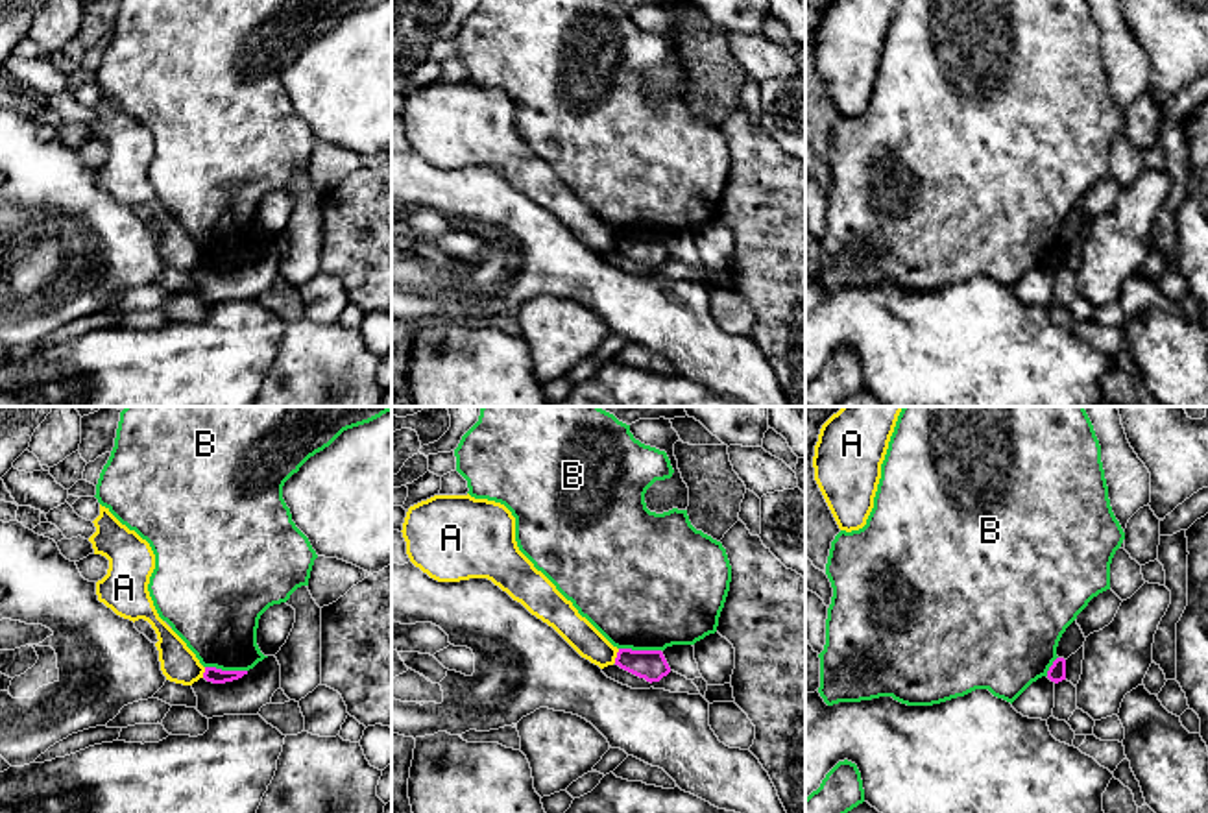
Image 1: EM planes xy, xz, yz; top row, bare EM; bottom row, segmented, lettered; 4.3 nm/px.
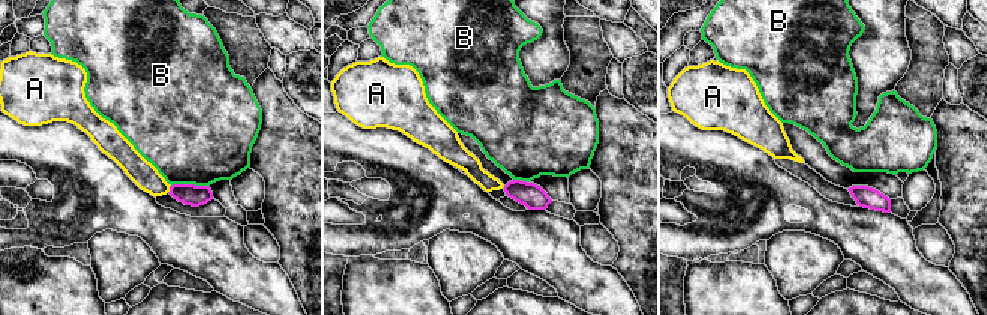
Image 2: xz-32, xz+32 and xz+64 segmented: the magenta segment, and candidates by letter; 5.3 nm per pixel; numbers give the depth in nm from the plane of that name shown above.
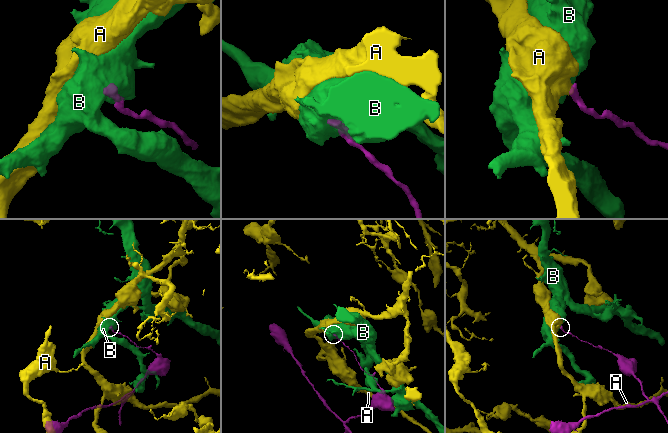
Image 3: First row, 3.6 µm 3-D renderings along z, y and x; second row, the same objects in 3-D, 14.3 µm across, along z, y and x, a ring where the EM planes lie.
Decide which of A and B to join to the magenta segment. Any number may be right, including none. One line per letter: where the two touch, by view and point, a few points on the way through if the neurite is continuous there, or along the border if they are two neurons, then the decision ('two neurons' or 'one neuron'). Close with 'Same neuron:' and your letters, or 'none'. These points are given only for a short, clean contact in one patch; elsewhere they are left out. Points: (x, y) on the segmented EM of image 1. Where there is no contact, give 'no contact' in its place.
A: contact xz (617, 656); border xz (619, 649), (614, 662); two neurons
B: contact xy (226, 671); border xy (205, 666), (246, 671); two neurons
Same neuron: none

